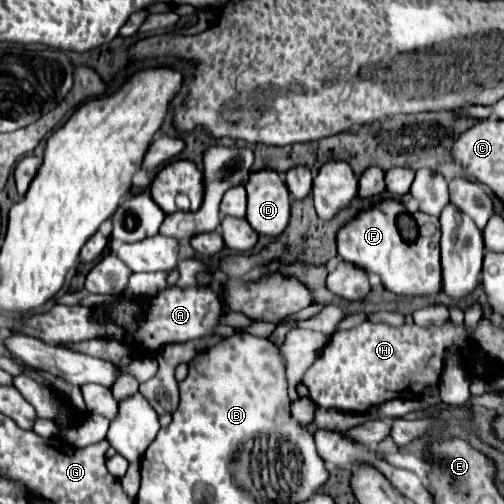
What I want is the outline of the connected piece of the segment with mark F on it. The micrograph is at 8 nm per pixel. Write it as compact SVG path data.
M381 201L373 209L363 211L351 225L343 227L337 233L339 257L355 267L361 267L367 273L377 273L387 291L399 297L417 297L433 295L441 289L441 265L439 265L439 241L441 227L439 219L431 217L431 227L419 231L415 243L405 243L397 229L397 217L405 213L405 207L399 201Z

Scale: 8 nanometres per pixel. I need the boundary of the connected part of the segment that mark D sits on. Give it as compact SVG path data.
M257 171L249 175L247 189L247 221L267 237L279 237L289 225L291 197L283 175L275 171Z

